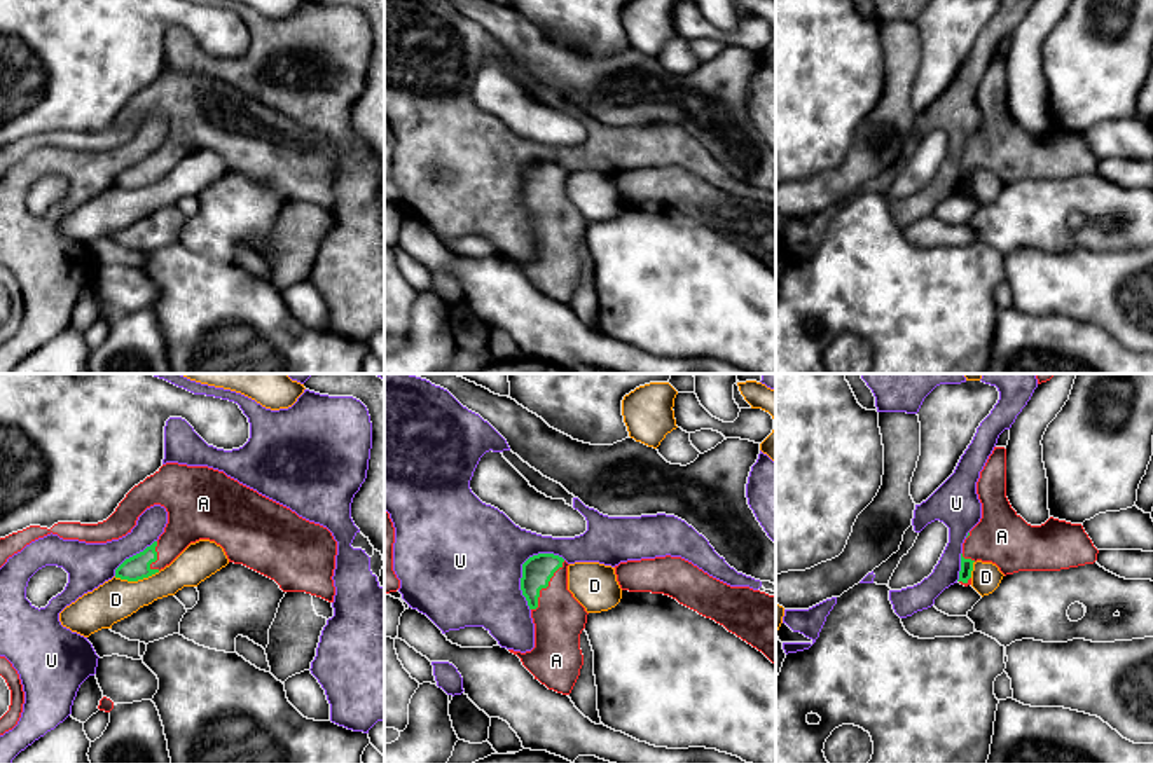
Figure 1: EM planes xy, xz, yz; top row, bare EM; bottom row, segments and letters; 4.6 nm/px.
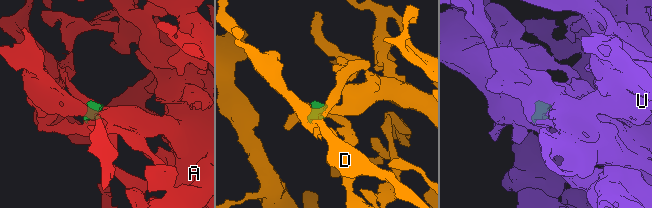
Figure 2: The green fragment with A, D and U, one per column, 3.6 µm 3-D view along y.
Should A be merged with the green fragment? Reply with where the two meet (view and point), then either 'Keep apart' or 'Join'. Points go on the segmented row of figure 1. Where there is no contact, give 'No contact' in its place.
Touches green at xz (545, 587). Join

